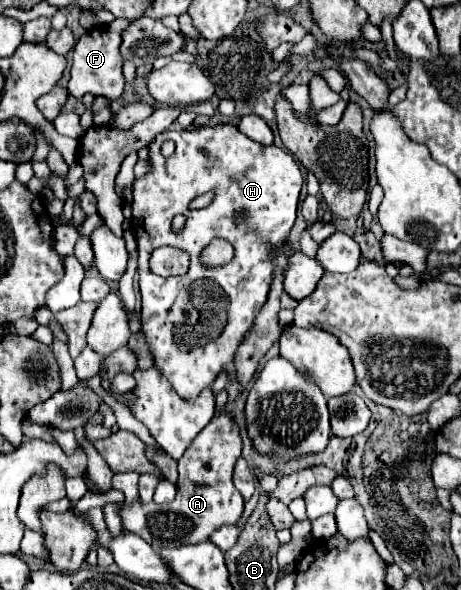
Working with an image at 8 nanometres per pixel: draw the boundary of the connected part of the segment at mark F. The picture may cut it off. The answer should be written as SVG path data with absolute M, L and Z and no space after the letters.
M114 20L106 26L96 26L88 30L84 36L80 36L78 44L72 50L72 70L70 70L70 82L68 90L74 98L82 98L86 92L102 94L108 98L120 98L124 92L124 76L122 76L122 62L118 56L118 44L120 34L128 26L126 20Z

